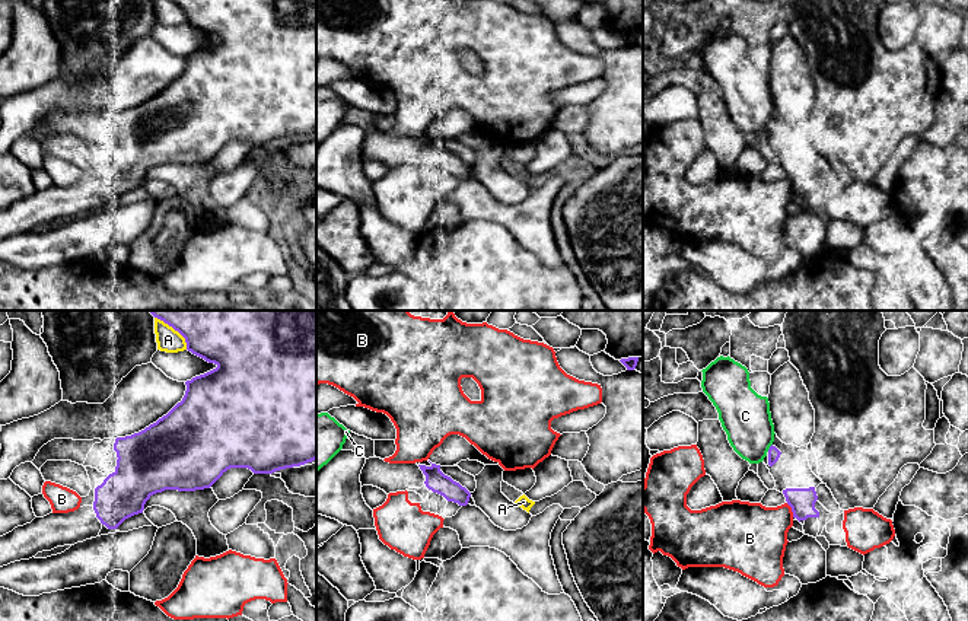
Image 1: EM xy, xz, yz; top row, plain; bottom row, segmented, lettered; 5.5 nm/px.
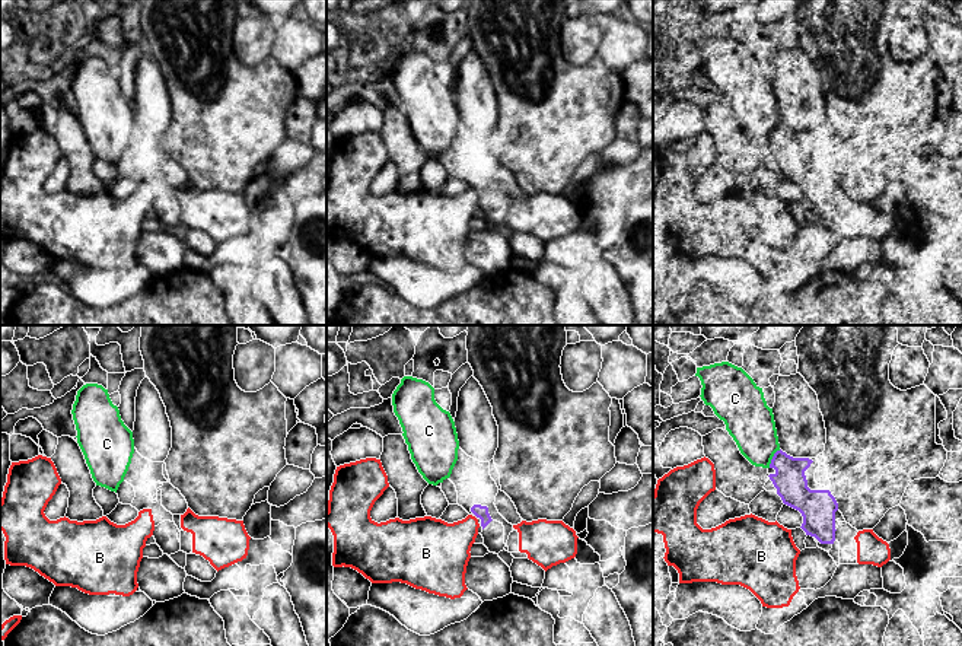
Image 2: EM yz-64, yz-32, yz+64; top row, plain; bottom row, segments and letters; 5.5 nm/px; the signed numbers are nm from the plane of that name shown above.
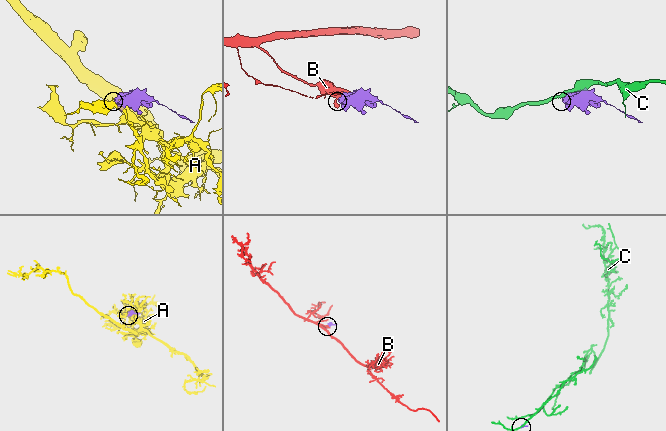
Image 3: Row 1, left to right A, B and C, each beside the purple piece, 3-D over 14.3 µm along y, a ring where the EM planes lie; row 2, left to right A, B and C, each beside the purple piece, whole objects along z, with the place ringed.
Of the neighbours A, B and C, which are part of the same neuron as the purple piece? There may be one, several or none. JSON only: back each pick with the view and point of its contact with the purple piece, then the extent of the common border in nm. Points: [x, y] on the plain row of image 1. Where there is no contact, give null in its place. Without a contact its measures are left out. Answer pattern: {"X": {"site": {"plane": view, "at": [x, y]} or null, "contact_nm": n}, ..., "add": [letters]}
{"add": []}

